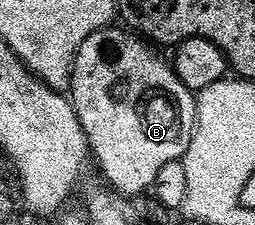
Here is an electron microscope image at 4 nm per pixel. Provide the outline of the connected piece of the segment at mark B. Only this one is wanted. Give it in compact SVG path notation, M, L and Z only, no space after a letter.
M109 26L90 34L76 51L70 99L88 135L91 155L119 195L137 198L156 187L158 174L175 160L183 161L196 130L196 96L179 80L173 65L159 56L149 41L125 30Z

